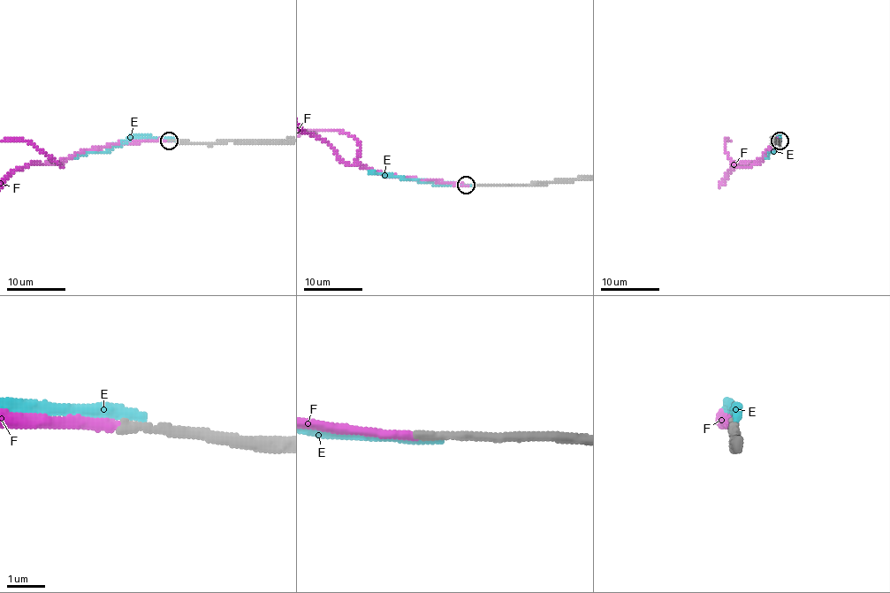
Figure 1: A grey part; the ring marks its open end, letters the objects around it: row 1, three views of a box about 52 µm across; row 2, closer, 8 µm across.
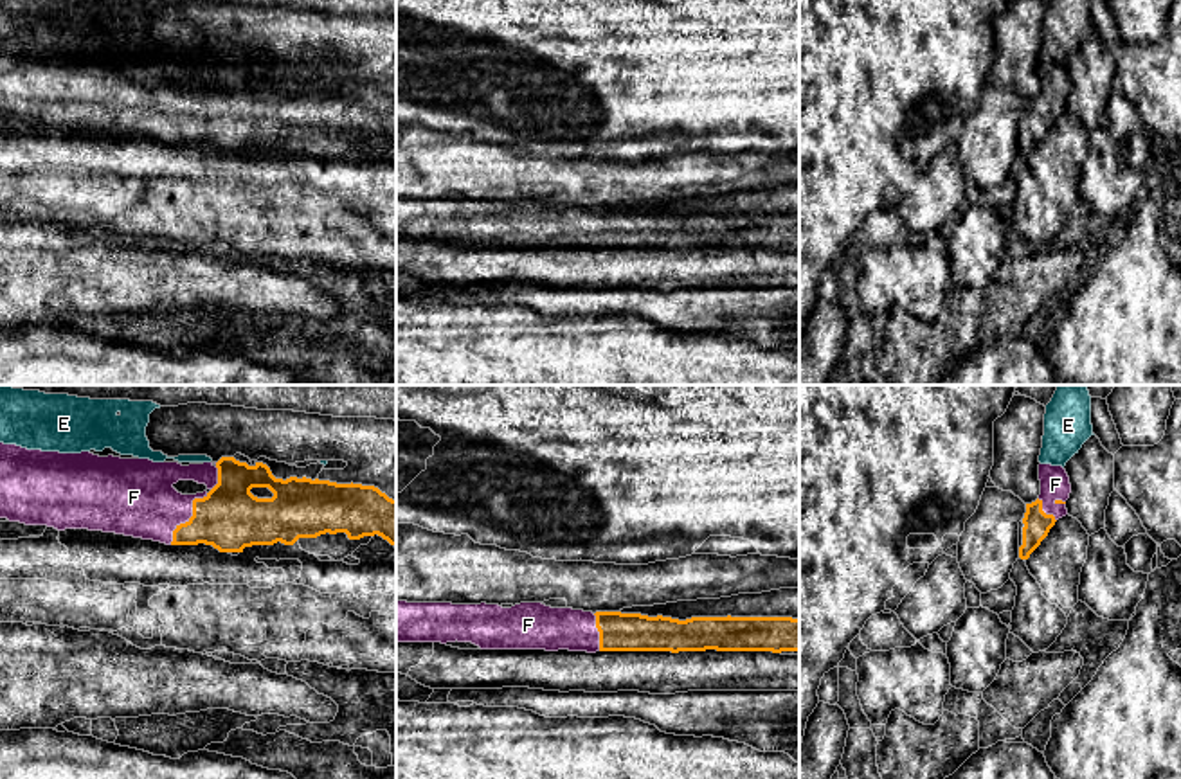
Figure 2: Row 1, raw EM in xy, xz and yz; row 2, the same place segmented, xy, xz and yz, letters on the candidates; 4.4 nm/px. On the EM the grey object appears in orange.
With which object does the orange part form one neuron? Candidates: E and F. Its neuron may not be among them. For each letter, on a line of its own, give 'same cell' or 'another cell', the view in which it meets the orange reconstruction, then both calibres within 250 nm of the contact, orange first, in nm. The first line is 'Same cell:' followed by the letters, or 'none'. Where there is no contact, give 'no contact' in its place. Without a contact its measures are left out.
Same cell: F
E: another cell; no contact
F: same cell; meets orange in xy; 280 nm thick on the orange side, 320 nm on the other

